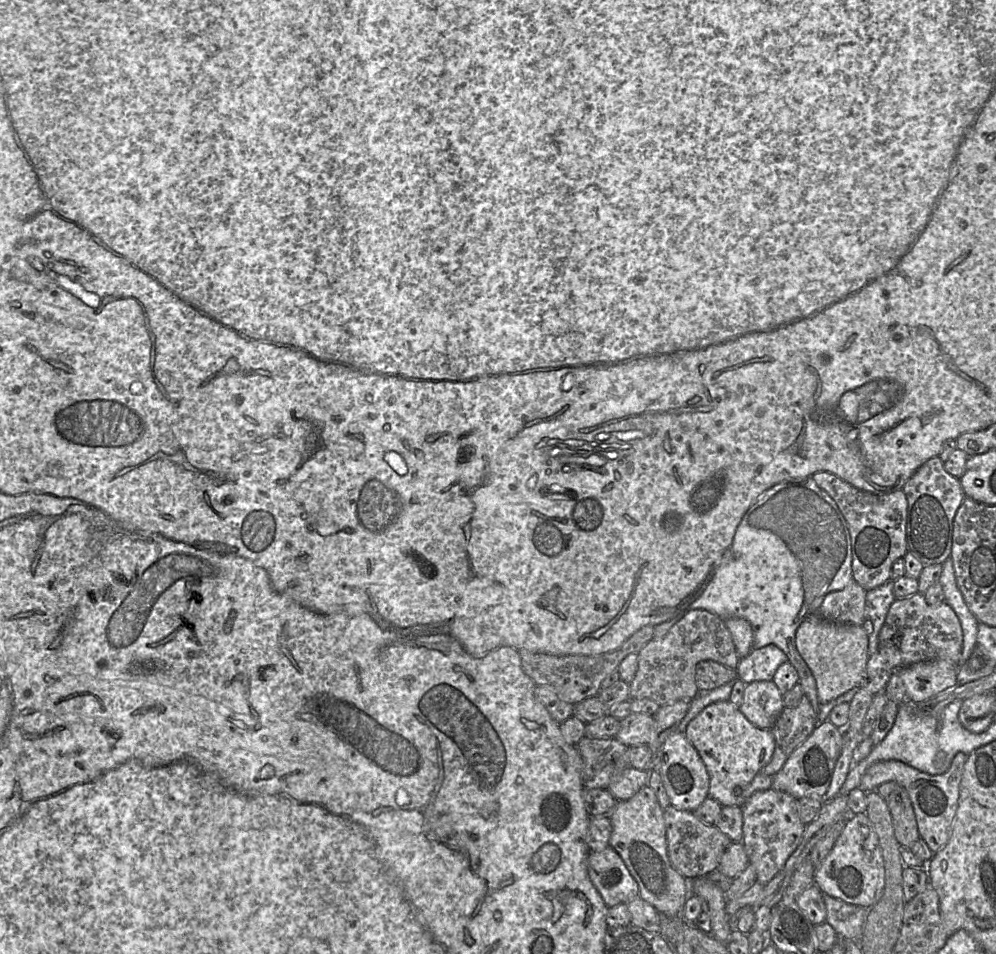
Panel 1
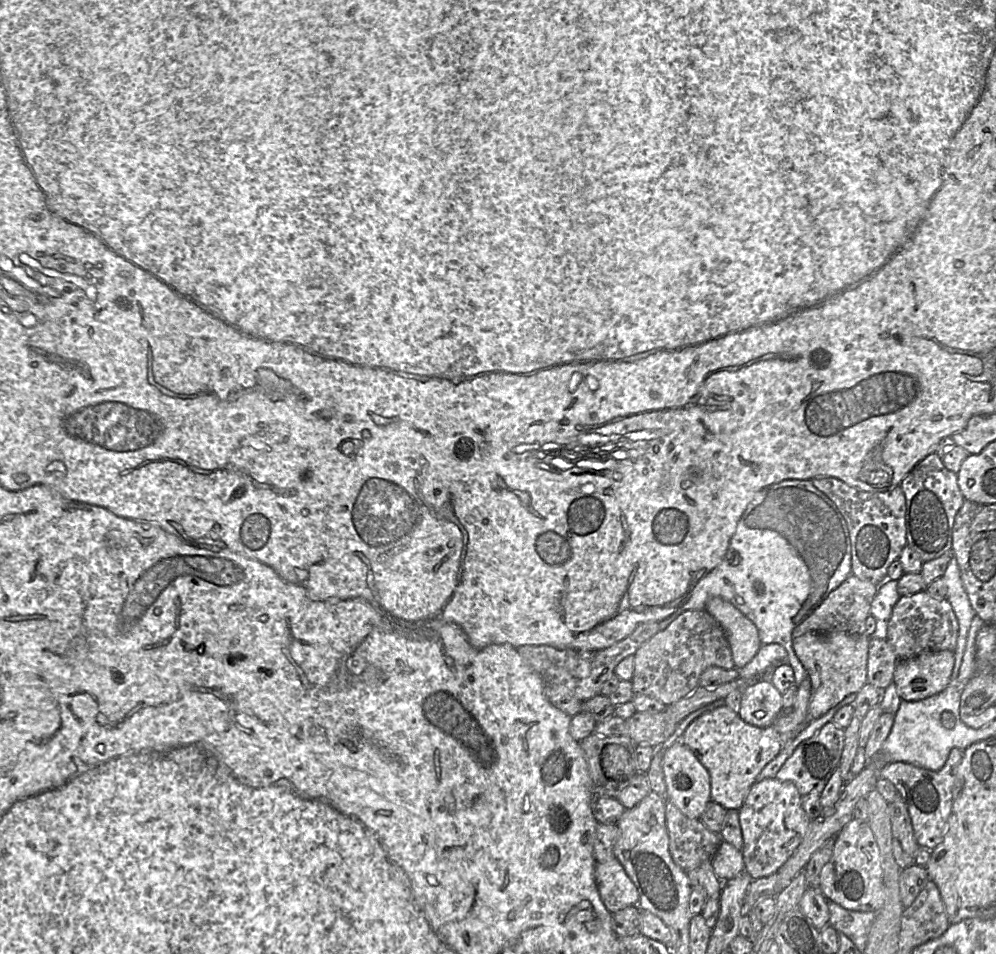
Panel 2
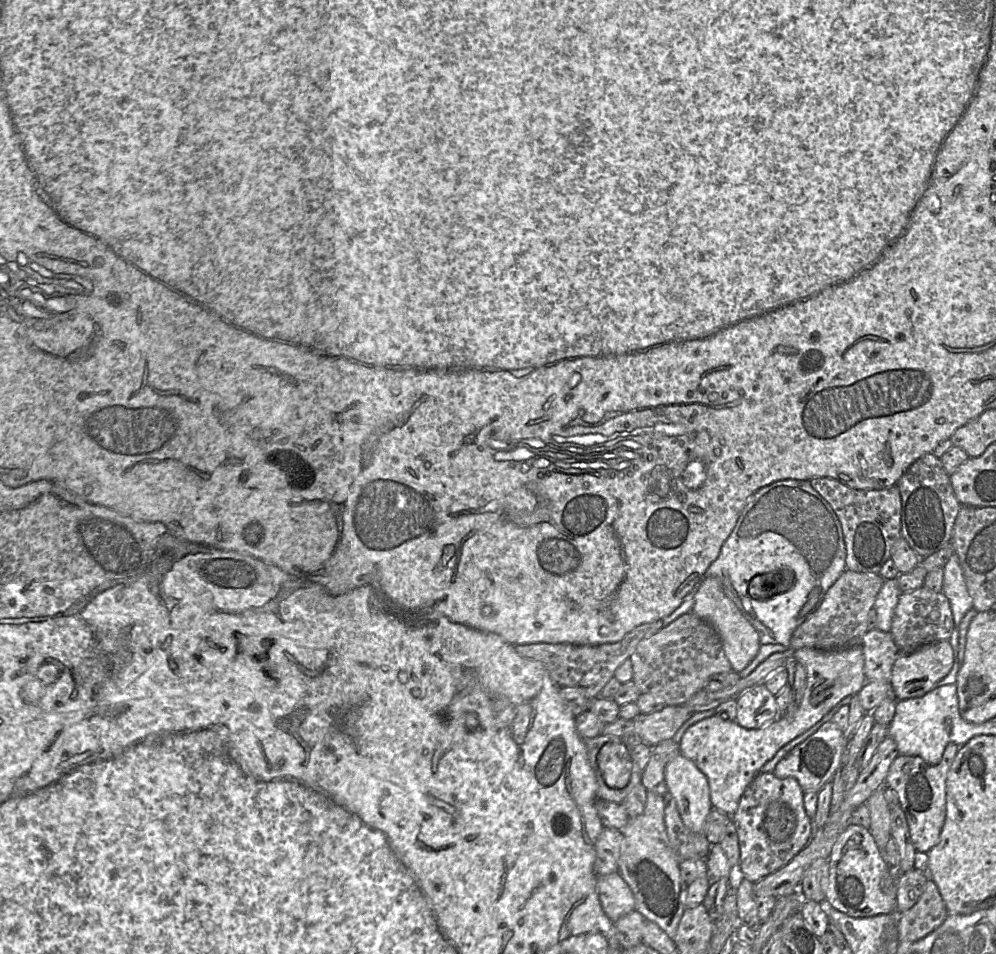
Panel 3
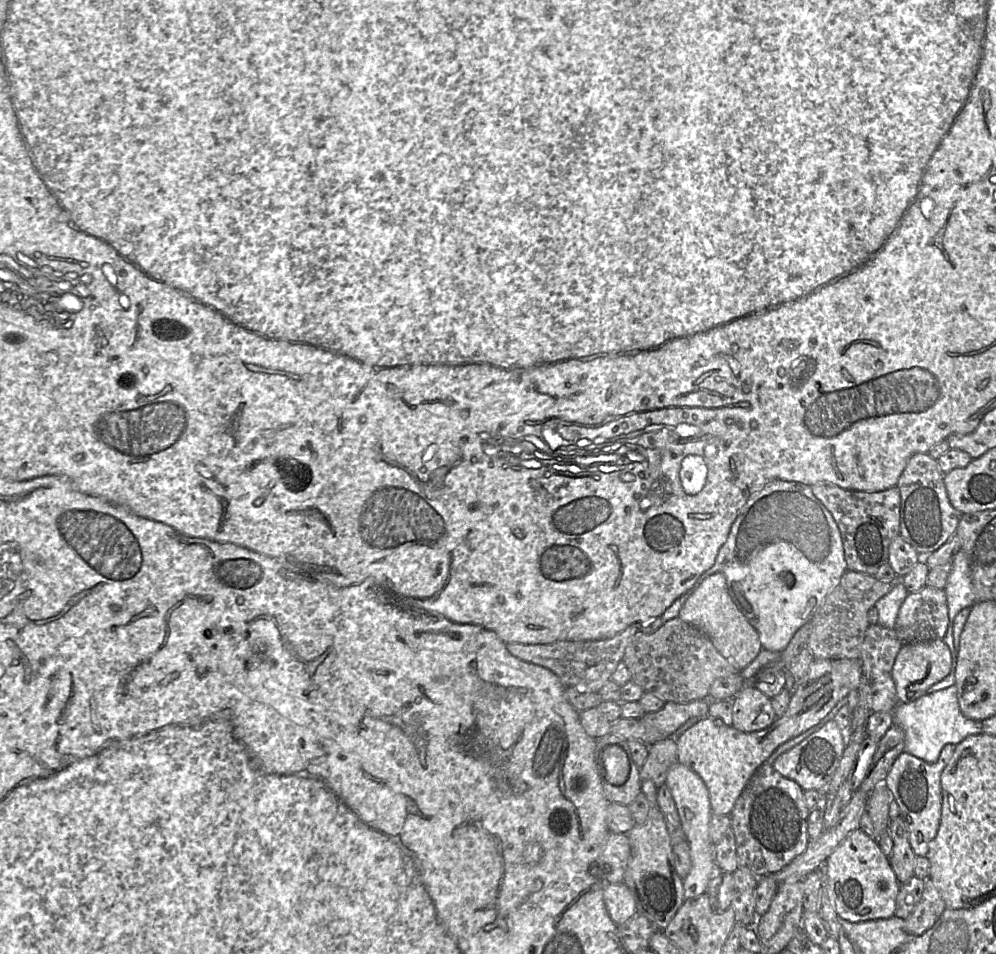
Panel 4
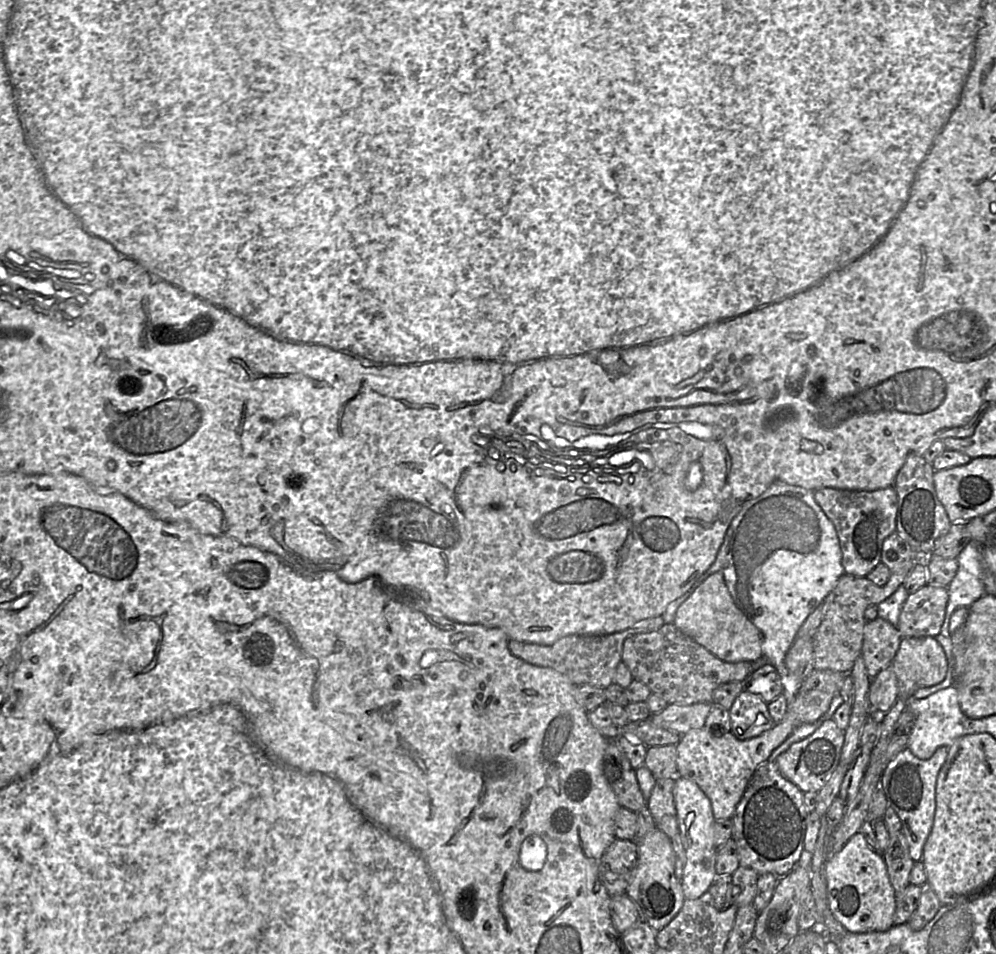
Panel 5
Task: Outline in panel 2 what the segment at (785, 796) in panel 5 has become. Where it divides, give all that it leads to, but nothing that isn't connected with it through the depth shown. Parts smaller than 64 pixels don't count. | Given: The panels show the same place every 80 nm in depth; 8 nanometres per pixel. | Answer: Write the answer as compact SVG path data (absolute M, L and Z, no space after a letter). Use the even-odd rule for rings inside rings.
M766 778L756 781L739 809L745 870L755 880L777 873L803 841L811 819L801 804L802 795L794 783Z

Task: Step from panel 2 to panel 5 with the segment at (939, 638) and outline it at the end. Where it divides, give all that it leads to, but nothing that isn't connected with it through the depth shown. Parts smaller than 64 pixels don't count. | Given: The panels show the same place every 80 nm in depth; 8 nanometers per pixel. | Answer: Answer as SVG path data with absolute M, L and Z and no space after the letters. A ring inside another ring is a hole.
M926 584L909 594L900 613L898 632L902 638L936 637L946 616L948 590Z

